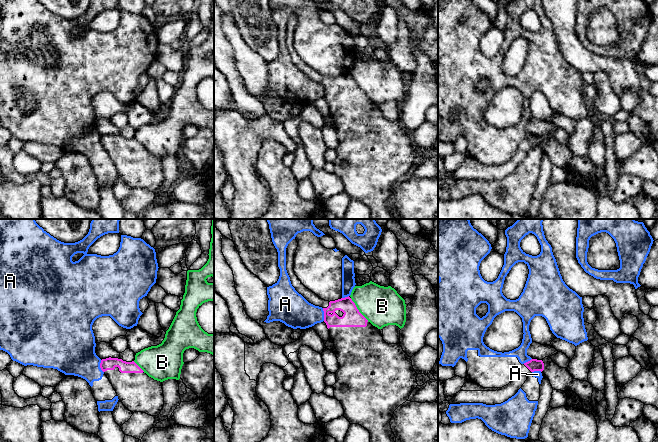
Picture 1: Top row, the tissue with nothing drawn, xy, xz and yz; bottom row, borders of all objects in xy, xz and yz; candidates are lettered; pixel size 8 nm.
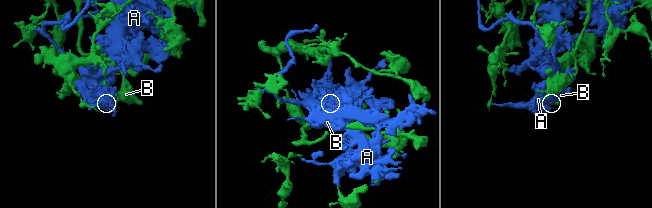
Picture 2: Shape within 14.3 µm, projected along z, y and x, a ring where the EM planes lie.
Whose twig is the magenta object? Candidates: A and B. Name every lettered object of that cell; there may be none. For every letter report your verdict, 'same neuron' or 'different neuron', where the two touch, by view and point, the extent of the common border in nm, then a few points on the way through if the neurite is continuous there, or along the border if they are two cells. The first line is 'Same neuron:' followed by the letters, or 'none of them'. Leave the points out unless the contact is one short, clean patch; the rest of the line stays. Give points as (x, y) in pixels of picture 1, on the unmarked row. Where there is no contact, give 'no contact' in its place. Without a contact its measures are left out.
Same neuron: none of them
A: different neuron; meets magenta in xz at (324, 90); contact 110 nm long; border along xz (322, 84), (324, 96)
B: different neuron; meets magenta in xz at (358, 86); contact 240 nm long; border along xz (350, 74), (358, 87), (368, 97)

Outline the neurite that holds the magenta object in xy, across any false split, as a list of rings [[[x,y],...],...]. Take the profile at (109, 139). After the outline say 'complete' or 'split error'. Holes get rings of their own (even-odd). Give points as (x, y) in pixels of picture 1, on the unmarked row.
[[[109,133],[101,136],[100,144],[125,184],[133,189],[160,190],[164,181],[162,158],[149,153],[134,137]]]; split error

